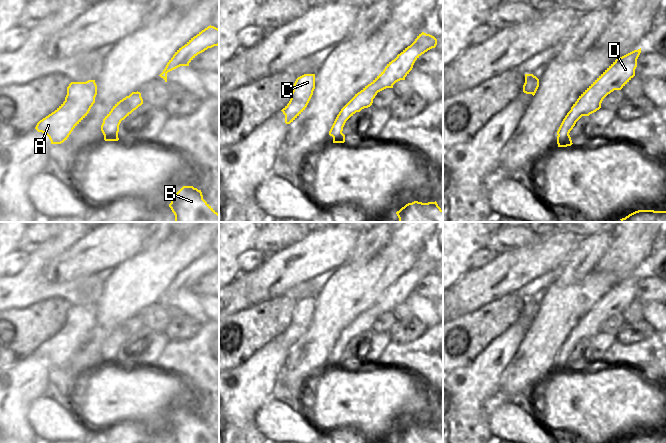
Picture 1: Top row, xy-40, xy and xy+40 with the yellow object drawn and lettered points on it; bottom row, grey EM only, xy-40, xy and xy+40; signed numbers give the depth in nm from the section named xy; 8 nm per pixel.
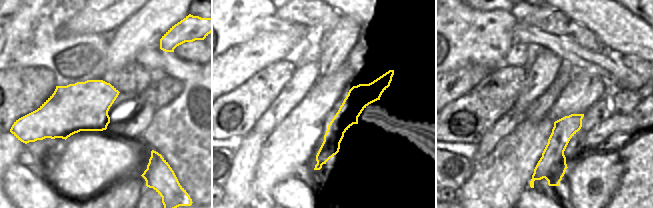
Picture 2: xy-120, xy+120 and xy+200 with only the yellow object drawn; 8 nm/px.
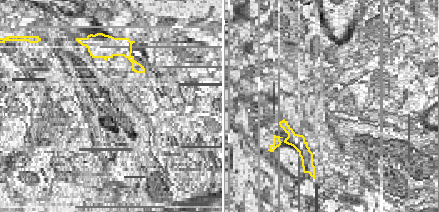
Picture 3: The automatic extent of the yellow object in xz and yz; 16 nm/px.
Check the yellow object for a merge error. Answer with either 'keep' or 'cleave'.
cleave

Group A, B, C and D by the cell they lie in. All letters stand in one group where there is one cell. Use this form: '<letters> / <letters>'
A B C / D

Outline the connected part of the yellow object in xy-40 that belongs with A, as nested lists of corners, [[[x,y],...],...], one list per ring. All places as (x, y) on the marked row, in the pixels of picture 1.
[[[95,80],[71,82],[65,101],[51,114],[40,120],[35,129],[46,134],[51,144],[61,144],[73,129],[87,116],[95,103]]]

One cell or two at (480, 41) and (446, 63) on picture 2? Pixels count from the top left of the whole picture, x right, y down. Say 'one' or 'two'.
one

